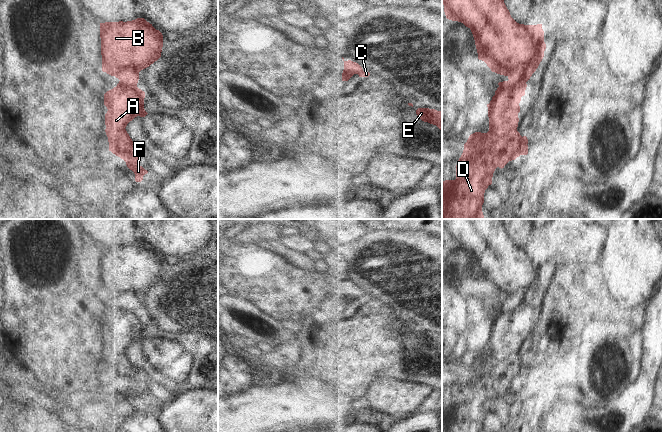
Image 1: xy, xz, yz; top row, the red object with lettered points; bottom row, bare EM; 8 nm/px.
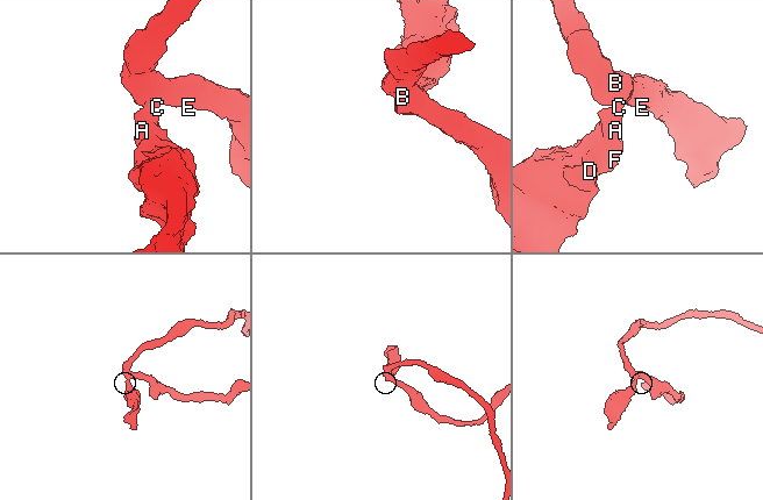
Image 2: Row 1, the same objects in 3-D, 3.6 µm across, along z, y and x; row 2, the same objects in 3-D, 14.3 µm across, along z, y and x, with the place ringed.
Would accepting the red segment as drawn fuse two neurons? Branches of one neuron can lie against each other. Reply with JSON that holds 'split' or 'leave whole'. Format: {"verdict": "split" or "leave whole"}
{"verdict": "split"}

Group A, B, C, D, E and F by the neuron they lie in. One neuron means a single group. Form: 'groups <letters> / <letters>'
groups A D F / B C E

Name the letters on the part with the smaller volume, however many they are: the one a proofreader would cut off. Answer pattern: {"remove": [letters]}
{"remove": ["A", "D", "F"]}

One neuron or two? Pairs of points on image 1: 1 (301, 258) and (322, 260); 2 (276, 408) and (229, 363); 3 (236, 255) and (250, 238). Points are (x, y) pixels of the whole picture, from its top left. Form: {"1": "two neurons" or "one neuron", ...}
{"1": "one neuron", "2": "two neurons", "3": "two neurons"}

